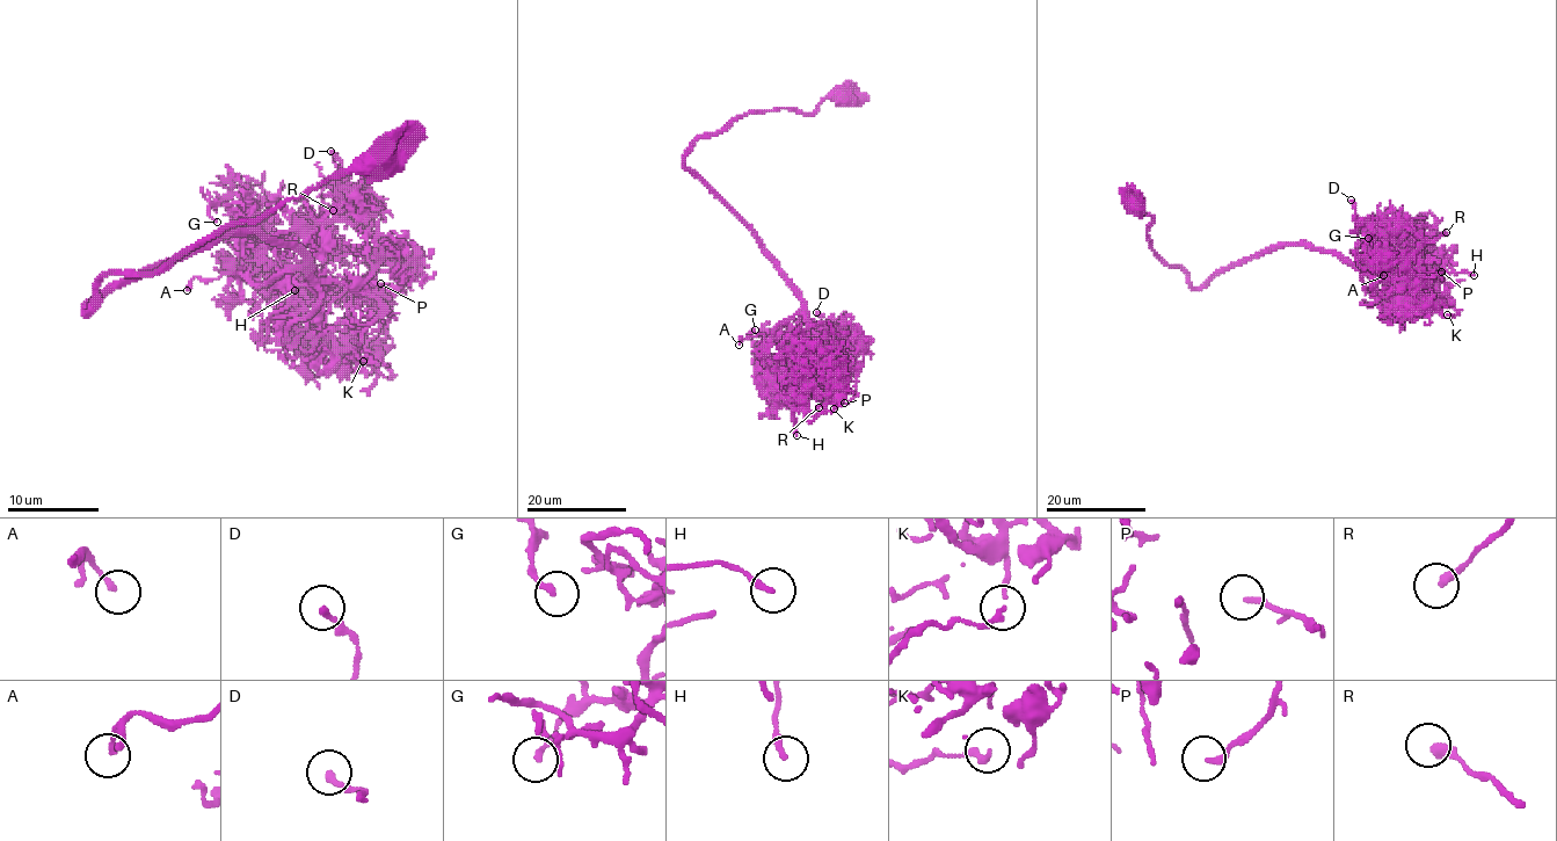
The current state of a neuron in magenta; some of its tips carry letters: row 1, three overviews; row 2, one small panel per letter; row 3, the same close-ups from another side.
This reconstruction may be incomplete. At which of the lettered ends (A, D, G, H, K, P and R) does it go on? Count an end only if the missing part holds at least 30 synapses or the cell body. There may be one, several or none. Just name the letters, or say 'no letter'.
no letter

